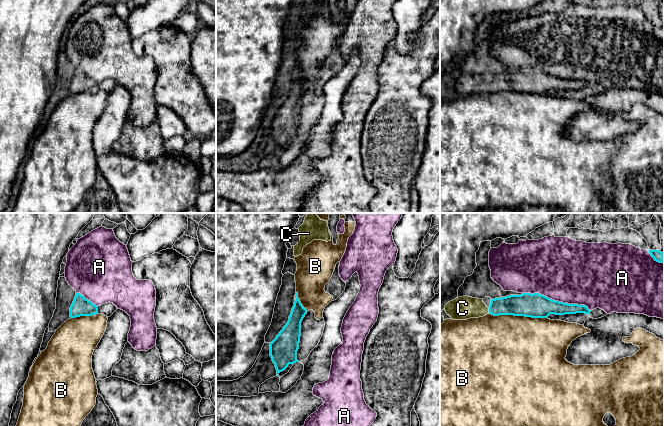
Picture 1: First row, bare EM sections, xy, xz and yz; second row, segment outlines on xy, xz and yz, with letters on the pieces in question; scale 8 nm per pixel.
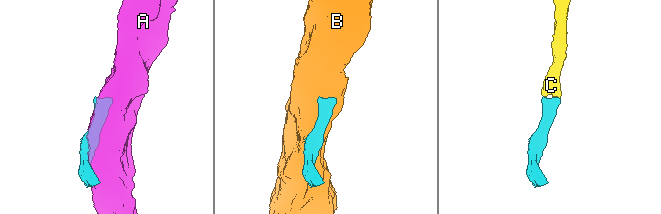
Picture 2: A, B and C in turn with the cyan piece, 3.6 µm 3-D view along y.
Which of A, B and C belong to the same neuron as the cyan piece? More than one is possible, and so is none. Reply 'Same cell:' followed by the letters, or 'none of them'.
Same cell: C

